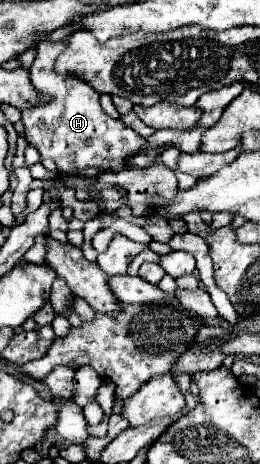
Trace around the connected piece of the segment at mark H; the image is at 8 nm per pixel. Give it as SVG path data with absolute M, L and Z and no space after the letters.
M39 42L37 58L29 68L33 88L47 100L37 102L21 110L21 122L25 126L25 138L35 146L41 158L51 158L61 174L81 174L87 168L99 168L103 172L121 172L131 168L135 154L145 148L147 140L121 120L111 118L99 106L95 88L85 84L79 76L55 72L55 60L65 52L67 42Z

